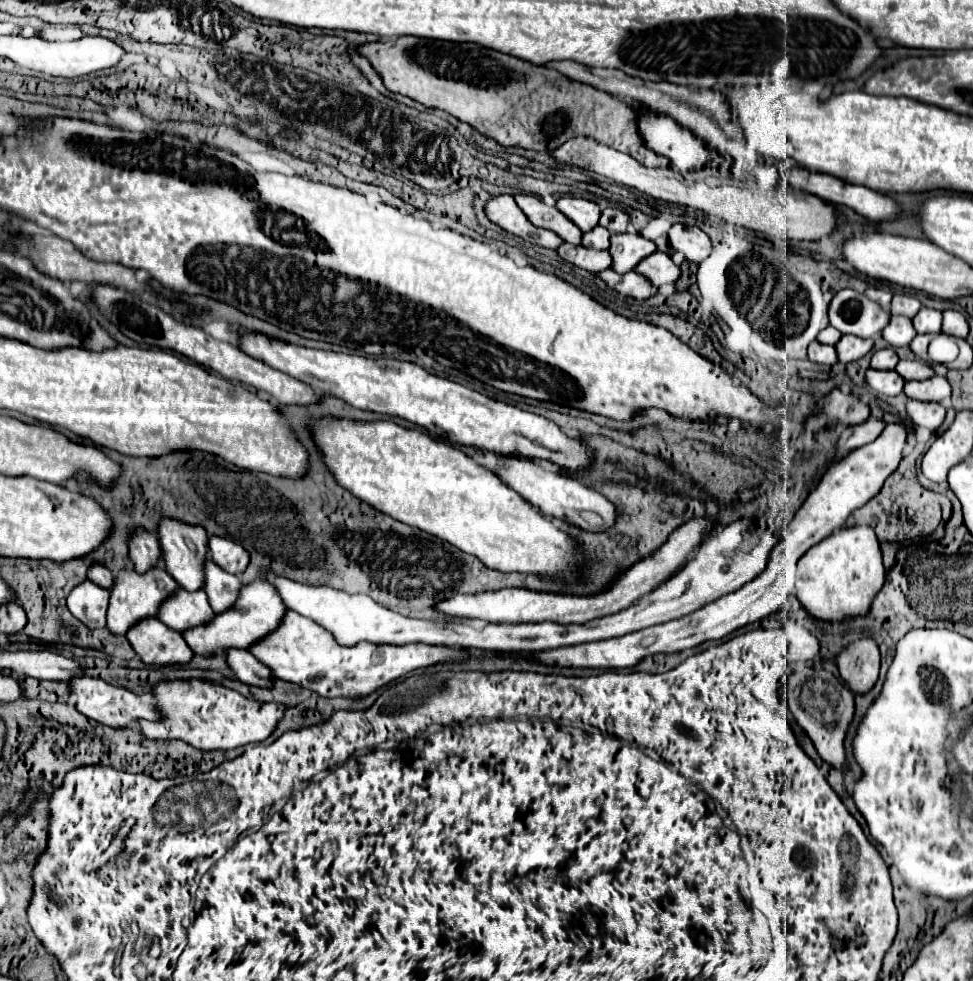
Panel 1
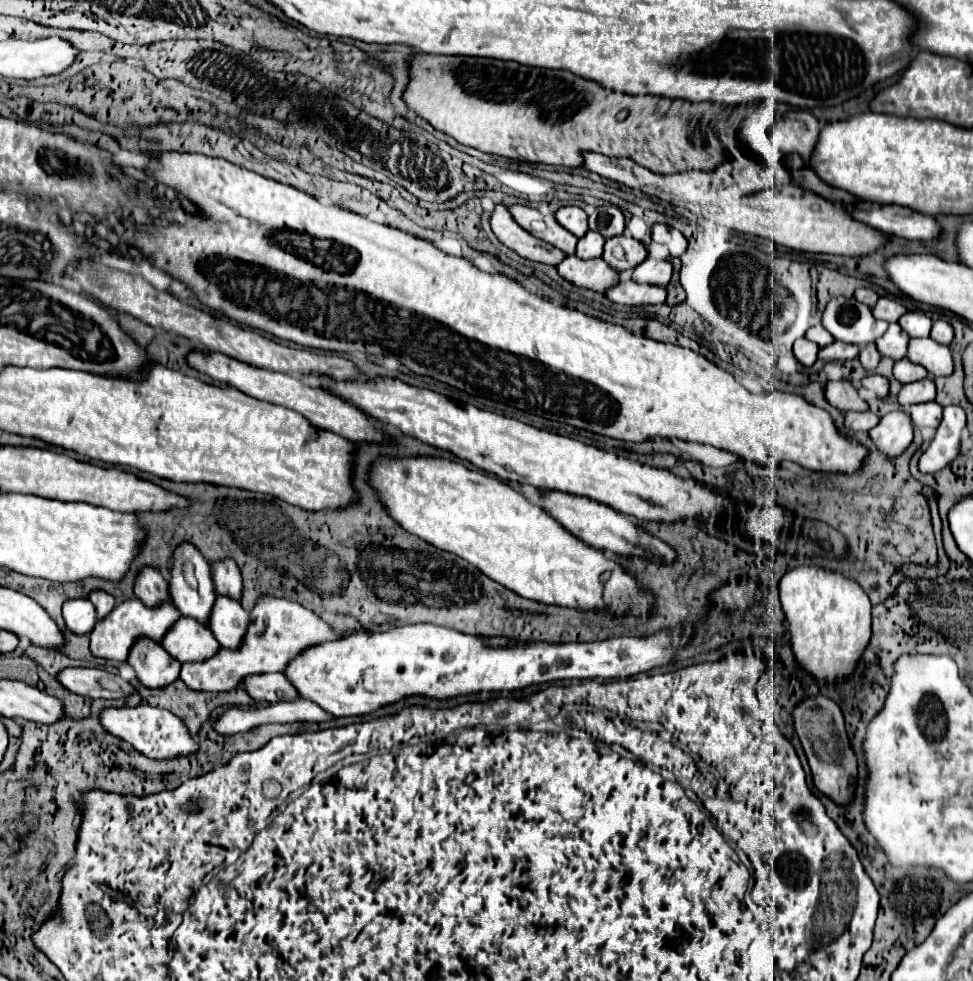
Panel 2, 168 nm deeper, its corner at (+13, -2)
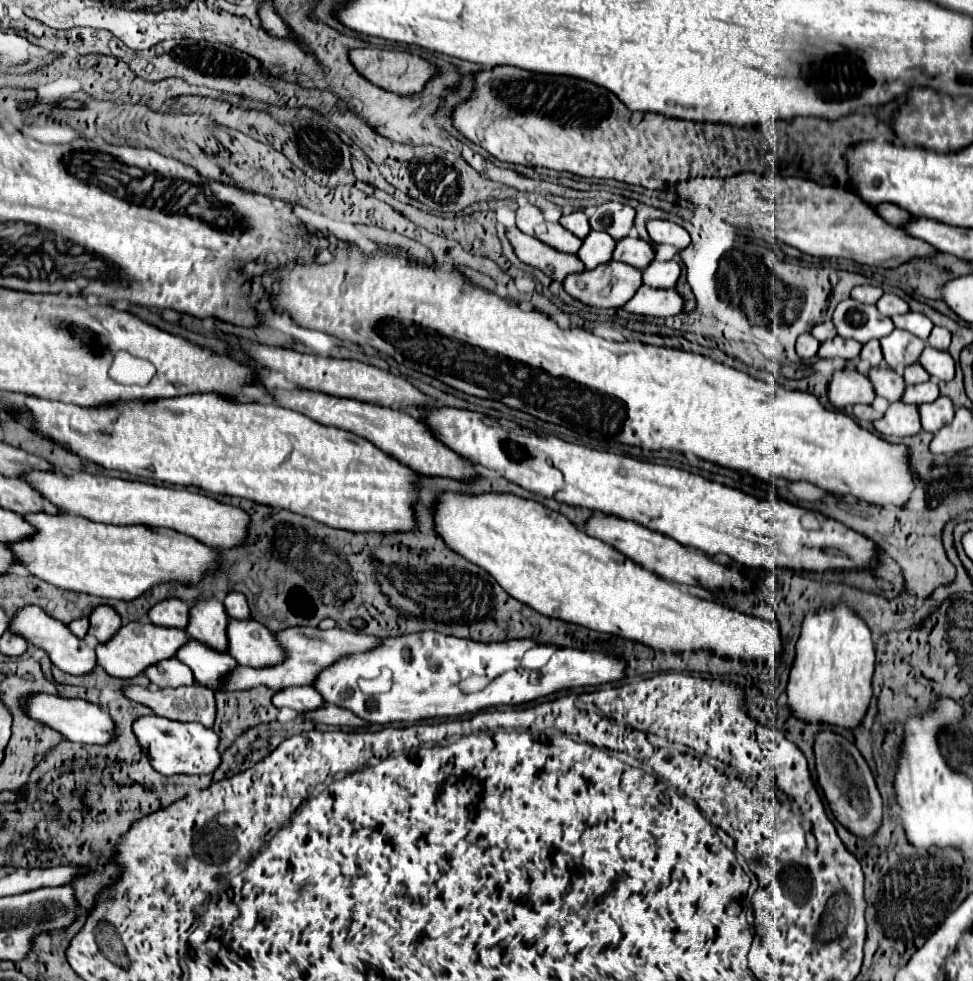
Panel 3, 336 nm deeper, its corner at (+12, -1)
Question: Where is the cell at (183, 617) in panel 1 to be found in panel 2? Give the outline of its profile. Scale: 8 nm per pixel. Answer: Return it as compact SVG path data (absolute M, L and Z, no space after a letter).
M184 618L168 630L162 640L164 650L178 662L204 662L220 652L220 644L206 626L200 626L194 618Z

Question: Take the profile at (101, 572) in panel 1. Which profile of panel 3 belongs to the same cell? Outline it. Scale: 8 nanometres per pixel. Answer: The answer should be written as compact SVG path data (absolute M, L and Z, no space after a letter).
M97 605L91 615L89 615L91 627L89 633L97 637L97 641L105 643L109 637L113 637L113 633L121 627L121 617L117 615L117 611L111 605Z

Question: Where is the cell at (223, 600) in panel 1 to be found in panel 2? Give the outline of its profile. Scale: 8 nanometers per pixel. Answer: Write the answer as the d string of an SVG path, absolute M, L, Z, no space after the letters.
M218 596L210 614L210 630L220 646L236 650L242 646L248 630L248 612L240 606L240 602Z

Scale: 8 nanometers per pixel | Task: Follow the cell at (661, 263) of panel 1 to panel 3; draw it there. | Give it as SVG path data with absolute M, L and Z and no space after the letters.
M653 261L643 269L643 283L655 289L671 289L677 283L681 267L677 261Z

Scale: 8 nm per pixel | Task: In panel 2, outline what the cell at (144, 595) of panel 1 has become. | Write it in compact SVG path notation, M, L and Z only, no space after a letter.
M138 598L126 600L124 604L118 604L112 610L112 614L108 614L102 622L96 622L96 626L90 634L90 650L96 658L126 662L130 648L138 638L150 638L160 644L164 634L176 624L176 618L180 618L180 612L174 608L174 604L162 604L152 610L152 608L144 606Z

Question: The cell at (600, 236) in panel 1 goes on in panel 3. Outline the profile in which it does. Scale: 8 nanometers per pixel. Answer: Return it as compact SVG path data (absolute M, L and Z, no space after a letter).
M591 231L579 249L579 259L585 263L585 269L595 269L599 263L611 261L611 253L615 249L615 239L603 231Z

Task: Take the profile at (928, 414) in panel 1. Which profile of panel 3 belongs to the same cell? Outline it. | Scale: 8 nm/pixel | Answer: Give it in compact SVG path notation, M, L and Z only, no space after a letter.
M937 397L933 403L923 403L919 405L919 415L921 415L921 425L929 433L937 433L943 425L947 425L953 419L953 403L949 397Z

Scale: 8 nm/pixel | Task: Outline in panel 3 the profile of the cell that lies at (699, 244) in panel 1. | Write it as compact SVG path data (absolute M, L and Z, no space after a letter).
M661 219L649 221L647 231L655 243L667 243L679 249L685 249L689 245L689 233L673 221L661 221Z

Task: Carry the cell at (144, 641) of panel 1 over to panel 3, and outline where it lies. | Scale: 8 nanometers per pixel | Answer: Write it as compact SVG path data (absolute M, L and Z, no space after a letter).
M175 657L147 667L145 675L157 687L181 687L181 685L193 685L195 683L191 669L187 665L183 665L181 661L177 661Z

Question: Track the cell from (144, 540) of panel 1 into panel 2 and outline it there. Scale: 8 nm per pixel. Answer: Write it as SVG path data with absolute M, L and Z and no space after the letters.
M144 568L138 574L134 594L148 608L156 608L164 602L172 602L170 592L168 592L168 582L164 580L164 576L156 568Z

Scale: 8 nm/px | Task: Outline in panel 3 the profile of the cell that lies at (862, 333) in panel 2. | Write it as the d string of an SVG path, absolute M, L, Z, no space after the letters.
M845 299L833 313L835 329L845 339L867 343L889 335L895 327L889 317L881 317L875 305L865 305L855 299Z

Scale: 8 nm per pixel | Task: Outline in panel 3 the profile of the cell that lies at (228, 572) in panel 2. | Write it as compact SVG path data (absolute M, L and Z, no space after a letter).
M229 591L223 603L225 603L225 609L227 609L229 617L249 619L249 607L247 607L247 599L245 599L243 593L239 593L239 591Z

